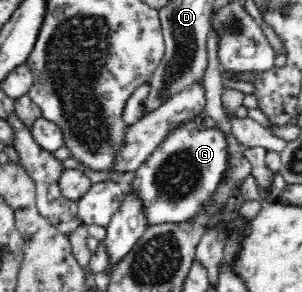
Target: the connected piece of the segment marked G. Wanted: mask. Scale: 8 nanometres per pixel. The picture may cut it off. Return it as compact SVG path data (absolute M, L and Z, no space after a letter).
M201 115L197 116L194 120L190 122L181 124L178 128L175 128L155 149L154 153L136 170L135 179L129 187L133 192L137 192L137 196L141 196L143 204L145 204L145 214L147 214L147 220L149 220L150 225L156 224L181 224L185 221L191 220L191 217L197 216L198 212L202 209L204 202L208 201L208 198L216 191L216 188L220 185L224 174L226 173L228 167L228 151L227 151L227 140L225 136L221 136L219 128L216 129L202 129L199 126L199 121L201 121Z

